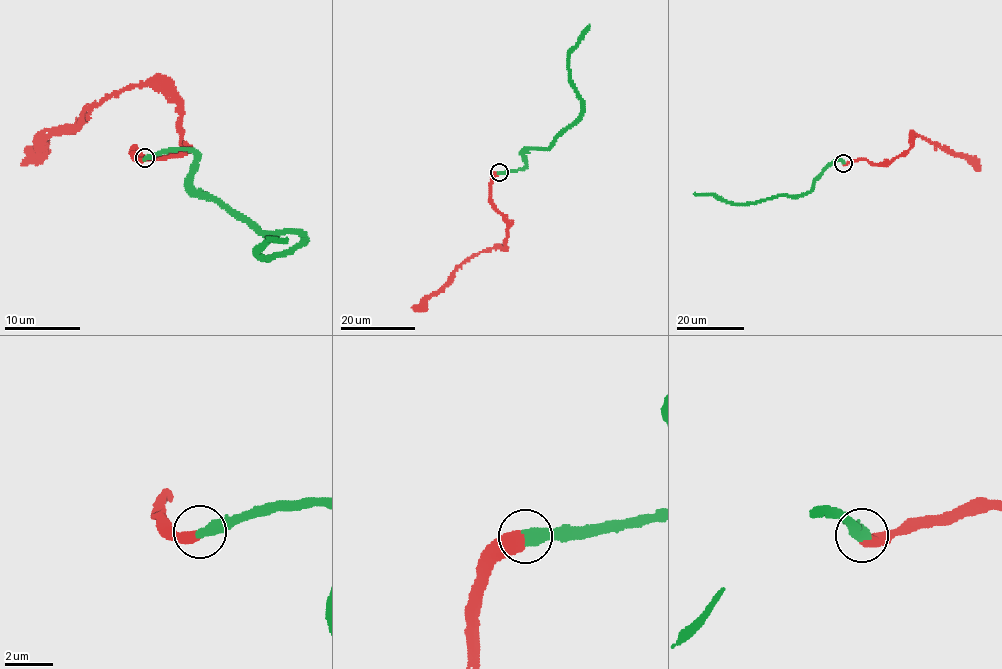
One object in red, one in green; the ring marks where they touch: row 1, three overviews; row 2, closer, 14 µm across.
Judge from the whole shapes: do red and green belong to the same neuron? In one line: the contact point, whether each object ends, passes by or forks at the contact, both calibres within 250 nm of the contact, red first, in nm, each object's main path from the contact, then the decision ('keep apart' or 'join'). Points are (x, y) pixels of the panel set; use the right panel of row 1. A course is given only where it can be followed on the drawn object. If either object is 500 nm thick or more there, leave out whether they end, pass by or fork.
place (843, 163); calibres 550 and 500 nm; course red (843, 163), (867, 159), (874, 164), (890, 163), (910, 147), (917, 134), (955, 155), (962, 154), (978, 170); course green (843, 163), (836, 160), (831, 163), (812, 188), (800, 195), (747, 203), (693, 193); join

